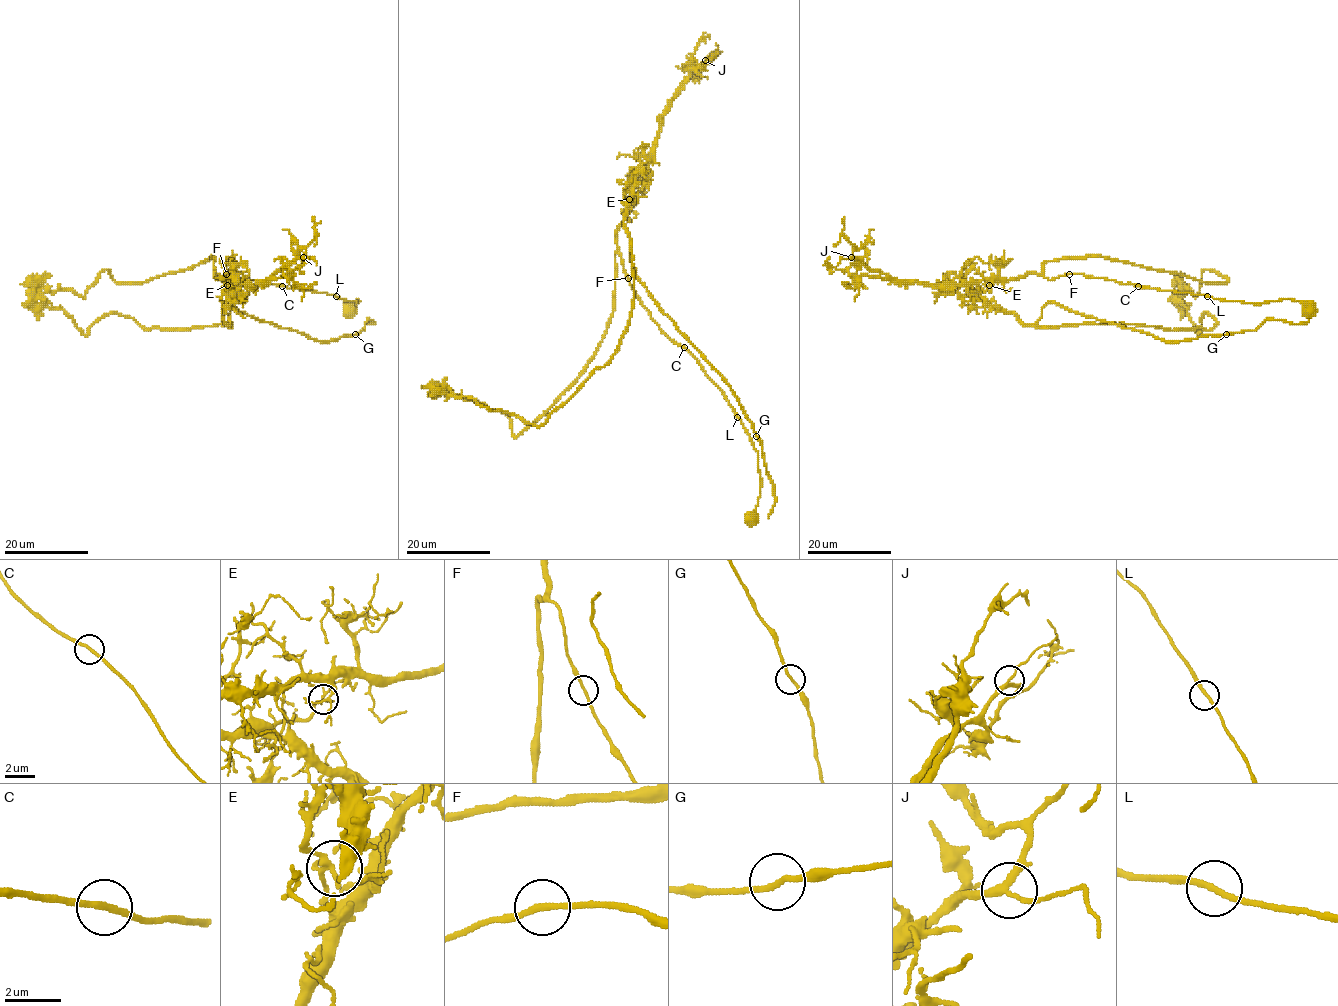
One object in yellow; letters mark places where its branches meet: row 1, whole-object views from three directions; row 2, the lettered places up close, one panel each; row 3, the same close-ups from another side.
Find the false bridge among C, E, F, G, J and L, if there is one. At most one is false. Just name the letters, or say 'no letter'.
E

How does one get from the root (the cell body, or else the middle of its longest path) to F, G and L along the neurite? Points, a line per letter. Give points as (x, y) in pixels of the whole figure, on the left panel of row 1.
F: (352, 309), (358, 298), (357, 303), (336, 295), (260, 283), (226, 274)
G: (352, 309), (358, 298), (214, 275), (226, 279), (227, 324), (230, 301), (248, 316), (322, 342), (355, 334)
L: (352, 309), (358, 298), (357, 303), (336, 296)

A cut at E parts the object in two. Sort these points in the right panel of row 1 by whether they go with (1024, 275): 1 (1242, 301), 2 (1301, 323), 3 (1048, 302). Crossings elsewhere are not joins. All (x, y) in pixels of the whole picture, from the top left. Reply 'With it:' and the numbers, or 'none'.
With it: 1

